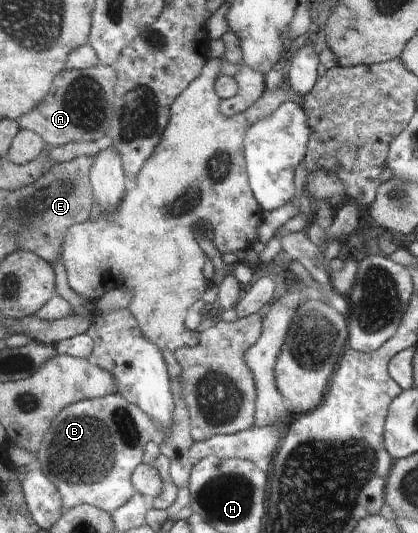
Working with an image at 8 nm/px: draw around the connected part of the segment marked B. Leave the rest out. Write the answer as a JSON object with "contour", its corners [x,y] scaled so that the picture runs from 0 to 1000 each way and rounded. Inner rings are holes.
{"contour":[[[280,737],[196,750],[165,758],[132,784],[89,844],[84,872],[134,914],[153,953],[177,953],[201,946],[268,964],[323,931],[313,889],[340,871],[349,837],[371,829],[373,822],[371,797],[361,786],[330,762],[306,754],[301,747],[285,745]]]}

